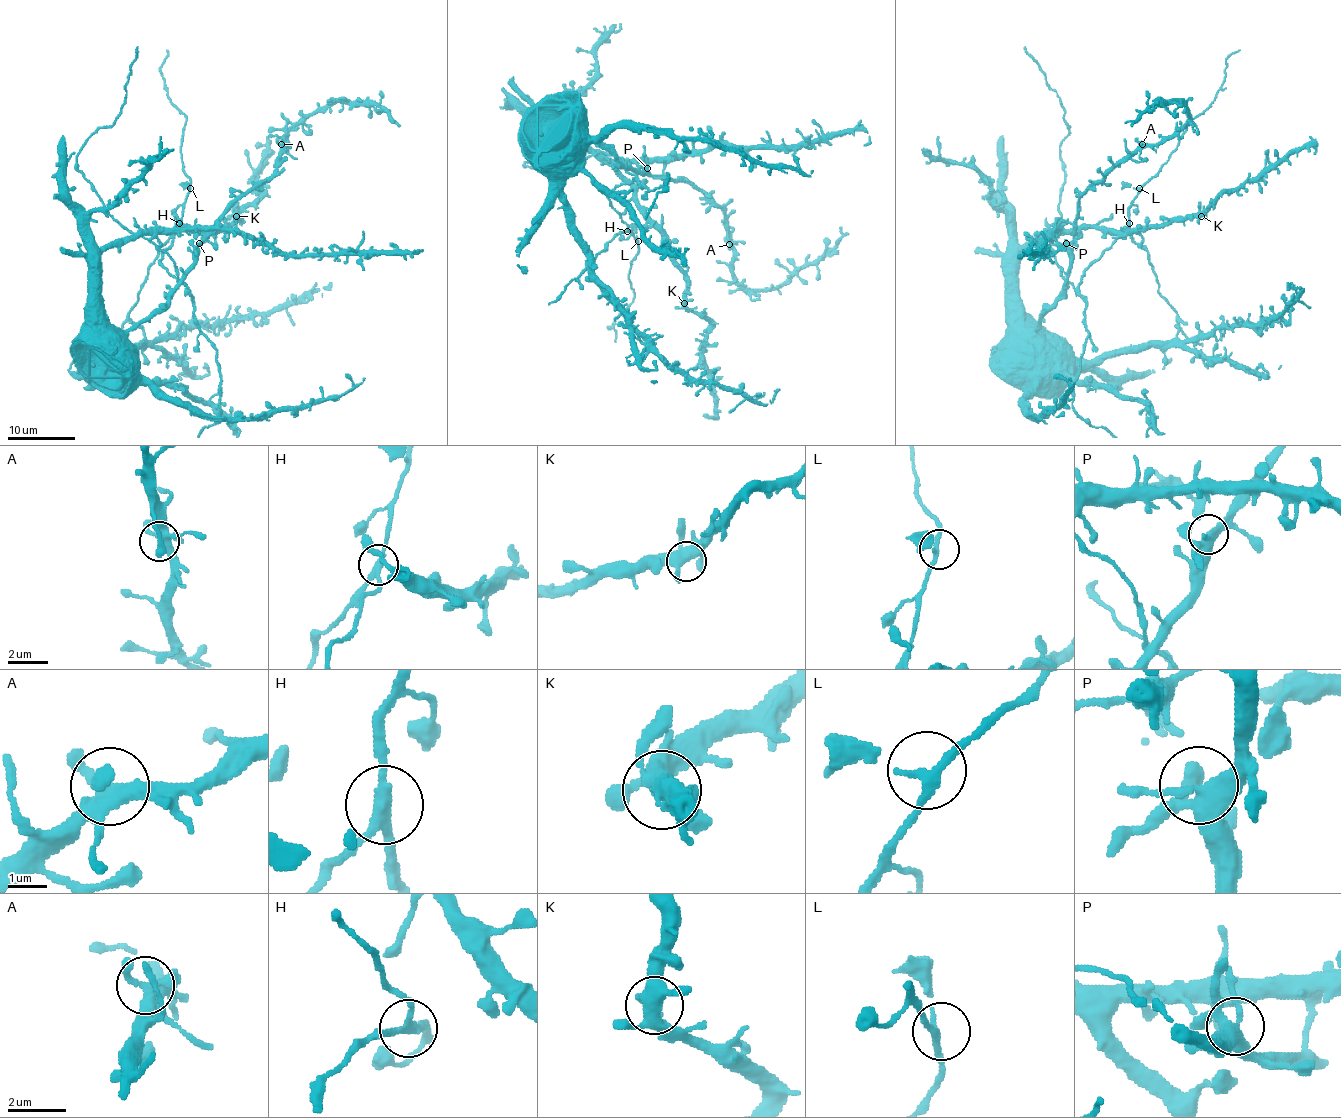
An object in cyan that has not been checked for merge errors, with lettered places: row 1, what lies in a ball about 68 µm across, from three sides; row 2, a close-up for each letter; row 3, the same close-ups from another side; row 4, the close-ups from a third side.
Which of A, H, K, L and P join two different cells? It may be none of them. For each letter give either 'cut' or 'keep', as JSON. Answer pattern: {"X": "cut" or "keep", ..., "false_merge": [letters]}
{"A": "keep", "H": "cut", "K": "keep", "L": "keep", "P": "keep", "false_merge": ["H"]}

